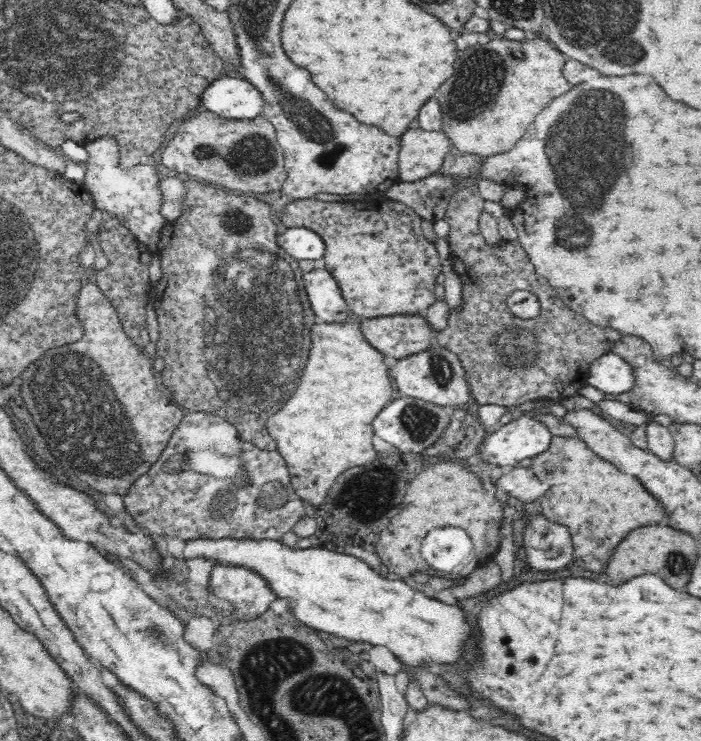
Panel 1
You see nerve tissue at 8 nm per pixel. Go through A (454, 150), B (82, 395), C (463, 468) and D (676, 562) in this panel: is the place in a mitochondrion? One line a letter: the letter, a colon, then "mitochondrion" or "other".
A: other
B: mitochondrion
C: other
D: mitochondrion

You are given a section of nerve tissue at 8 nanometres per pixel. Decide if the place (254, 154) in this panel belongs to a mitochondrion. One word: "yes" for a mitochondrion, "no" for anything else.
yes

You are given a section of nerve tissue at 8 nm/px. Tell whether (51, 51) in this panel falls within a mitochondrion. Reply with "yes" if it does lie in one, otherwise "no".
yes

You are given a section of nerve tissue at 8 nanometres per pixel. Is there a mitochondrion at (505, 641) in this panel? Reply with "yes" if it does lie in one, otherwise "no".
no

